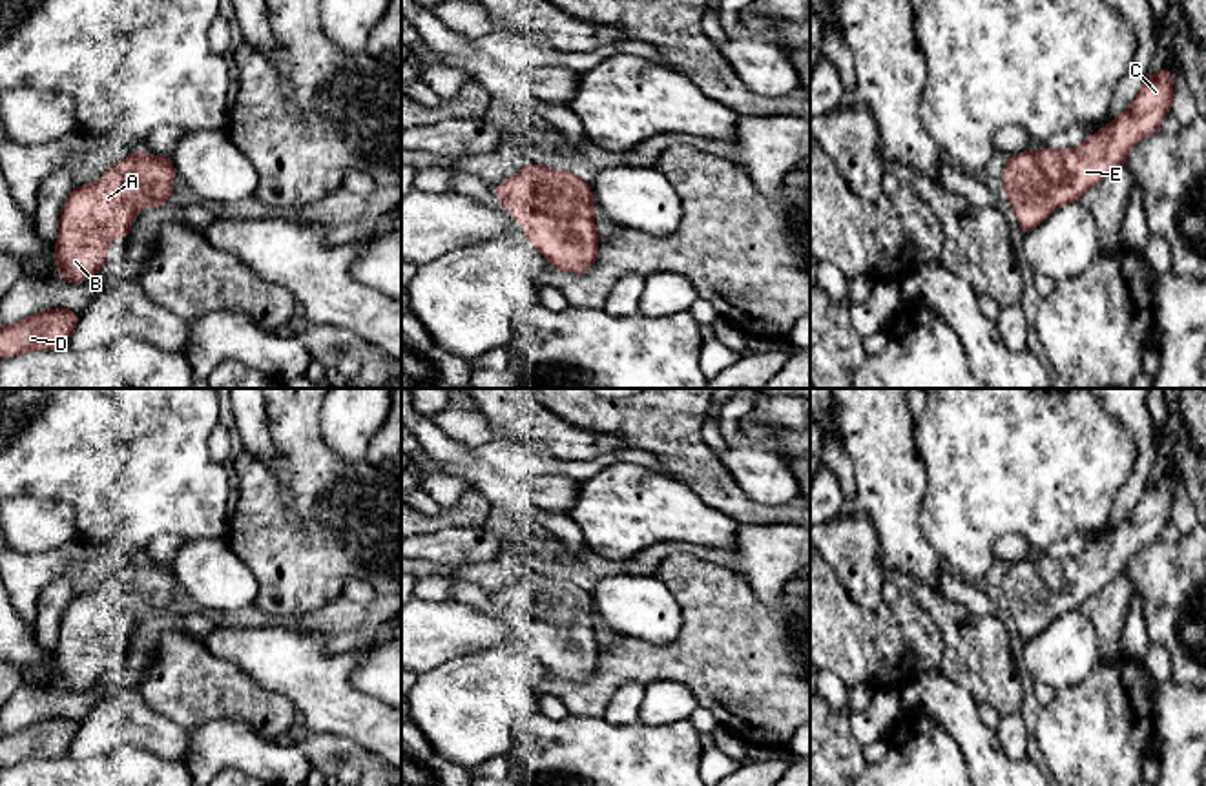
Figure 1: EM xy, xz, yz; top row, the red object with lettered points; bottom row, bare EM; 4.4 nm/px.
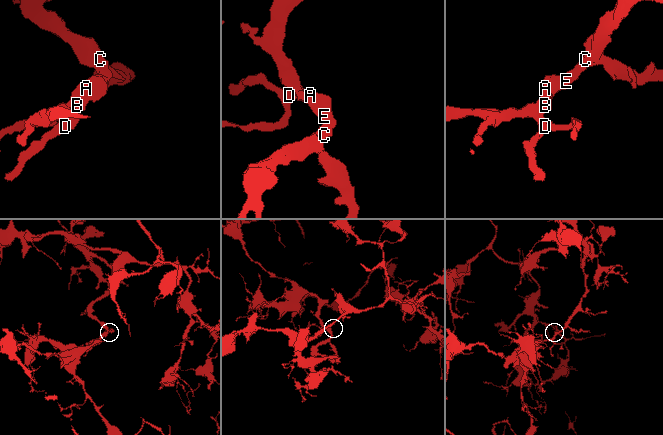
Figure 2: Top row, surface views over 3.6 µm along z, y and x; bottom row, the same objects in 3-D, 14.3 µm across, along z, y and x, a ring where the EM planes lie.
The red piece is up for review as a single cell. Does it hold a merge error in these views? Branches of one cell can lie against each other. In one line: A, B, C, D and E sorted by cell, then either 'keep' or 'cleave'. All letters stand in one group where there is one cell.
A B C D E | keep

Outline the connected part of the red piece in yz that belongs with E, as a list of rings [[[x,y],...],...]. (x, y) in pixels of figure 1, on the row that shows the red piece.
[[[1166,66],[1140,86],[1131,106],[1080,146],[1055,151],[1009,155],[1003,190],[1022,233],[1034,230],[1049,213],[1080,201],[1111,171],[1126,164],[1137,142],[1160,129],[1171,111],[1173,82]]]

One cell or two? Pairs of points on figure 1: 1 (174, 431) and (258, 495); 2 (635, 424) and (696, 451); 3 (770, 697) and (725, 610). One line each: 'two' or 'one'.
1: two
2: one
3: one

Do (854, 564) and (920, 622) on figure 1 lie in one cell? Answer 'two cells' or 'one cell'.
two cells

